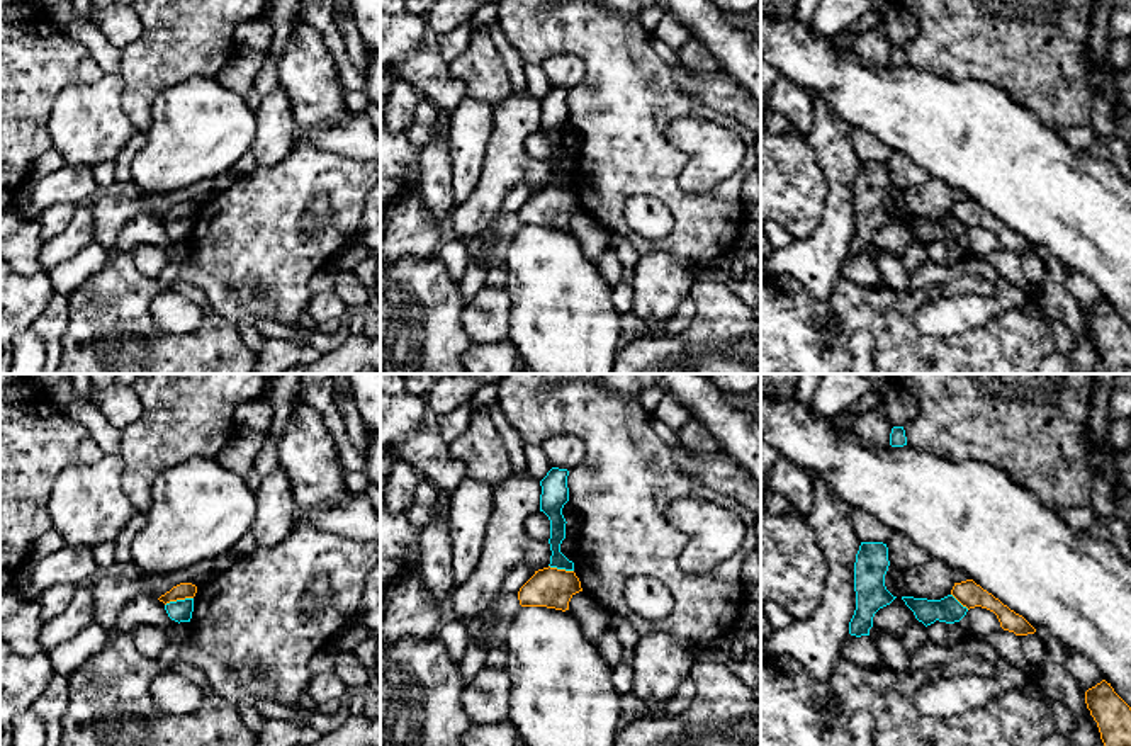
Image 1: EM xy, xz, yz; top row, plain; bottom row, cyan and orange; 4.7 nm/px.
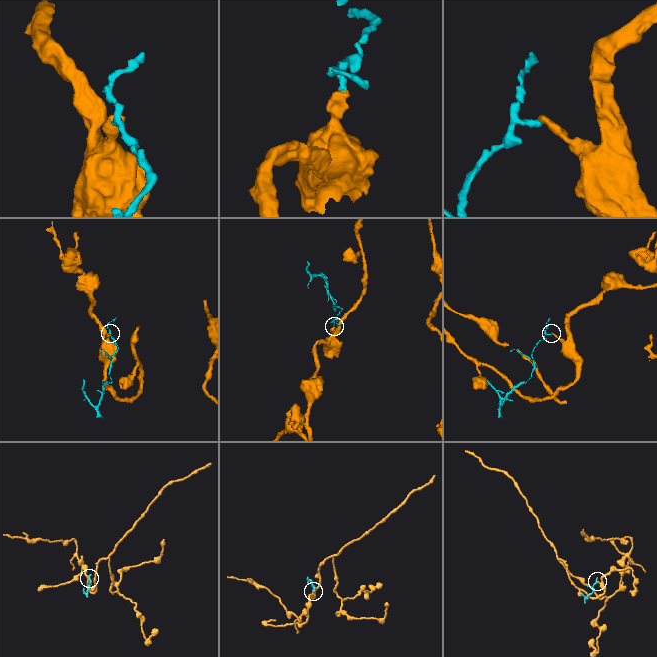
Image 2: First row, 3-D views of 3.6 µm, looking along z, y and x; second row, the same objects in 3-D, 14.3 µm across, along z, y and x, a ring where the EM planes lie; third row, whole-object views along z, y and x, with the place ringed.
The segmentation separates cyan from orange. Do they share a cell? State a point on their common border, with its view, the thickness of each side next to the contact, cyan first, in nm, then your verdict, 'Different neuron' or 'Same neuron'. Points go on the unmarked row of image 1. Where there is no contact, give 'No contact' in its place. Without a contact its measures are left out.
Touches cyan at xy (179, 220). Thickness 110 nm (cyan) against 80 nm. Different neuron

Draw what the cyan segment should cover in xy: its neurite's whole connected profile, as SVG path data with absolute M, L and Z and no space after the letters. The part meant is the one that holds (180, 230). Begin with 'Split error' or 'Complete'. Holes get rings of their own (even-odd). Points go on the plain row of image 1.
Complete. M194 218L177 219L165 224L168 236L175 241L190 241L194 231Z

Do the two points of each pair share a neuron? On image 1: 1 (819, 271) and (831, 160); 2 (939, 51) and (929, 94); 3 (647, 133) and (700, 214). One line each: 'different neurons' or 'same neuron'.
1: same neuron
2: different neurons
3: same neuron

